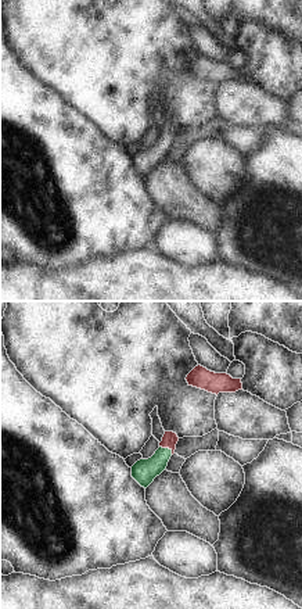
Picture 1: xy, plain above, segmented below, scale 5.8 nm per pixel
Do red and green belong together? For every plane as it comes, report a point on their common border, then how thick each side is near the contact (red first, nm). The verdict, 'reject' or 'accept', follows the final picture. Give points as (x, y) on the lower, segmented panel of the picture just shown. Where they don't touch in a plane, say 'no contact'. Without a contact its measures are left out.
contact (166, 447); calibres 90 and 140 nm

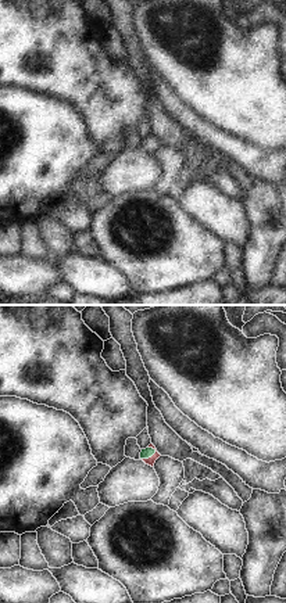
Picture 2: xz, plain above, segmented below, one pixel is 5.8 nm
contact (149, 458); calibres 50 and 60 nm

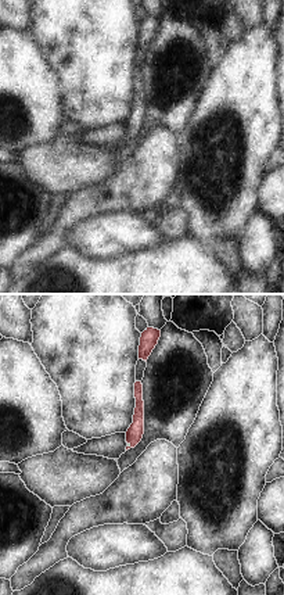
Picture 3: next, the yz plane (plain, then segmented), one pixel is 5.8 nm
contact (128, 445); calibres 100 and 20 nm

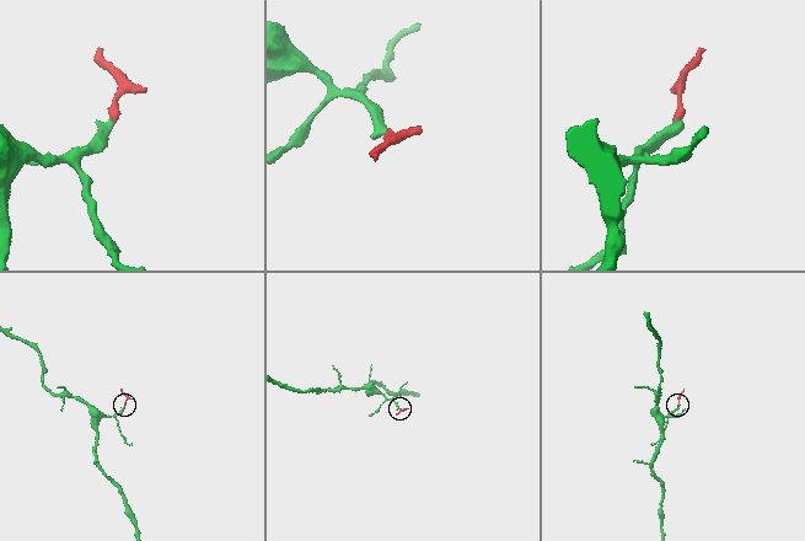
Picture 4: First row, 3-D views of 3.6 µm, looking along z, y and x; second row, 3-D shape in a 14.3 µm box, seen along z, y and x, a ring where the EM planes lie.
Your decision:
accept

